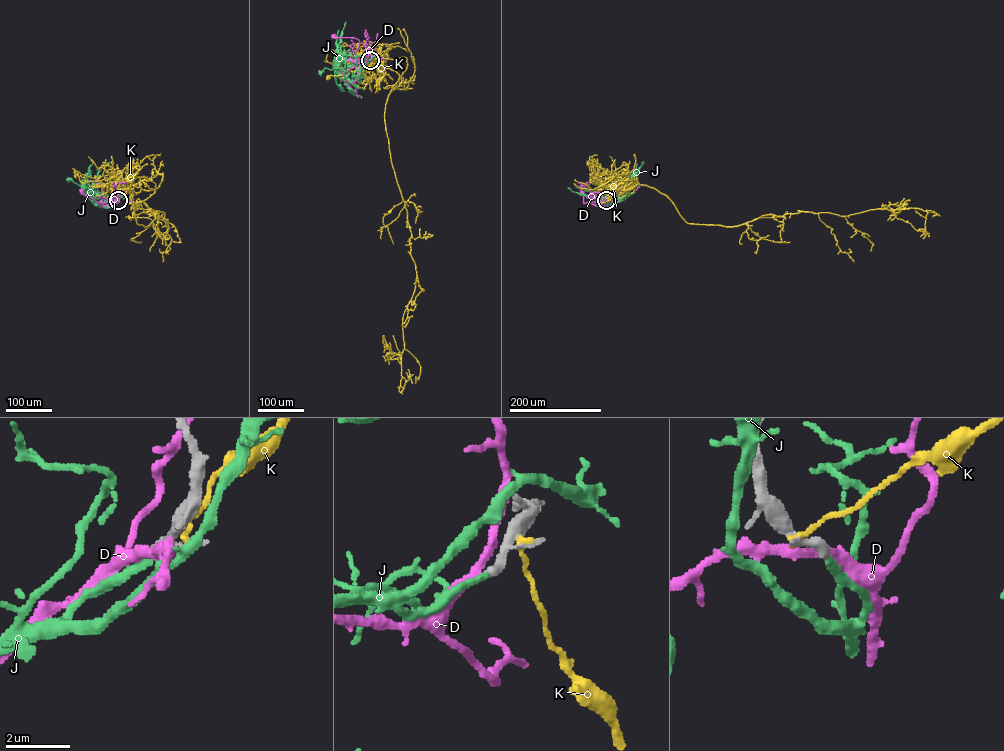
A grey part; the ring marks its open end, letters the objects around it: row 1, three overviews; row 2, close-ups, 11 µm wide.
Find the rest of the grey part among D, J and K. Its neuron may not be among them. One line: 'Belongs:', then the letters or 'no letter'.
Belongs: J

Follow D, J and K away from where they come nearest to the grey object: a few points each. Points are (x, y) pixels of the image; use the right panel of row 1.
D: (606, 200), (608, 202), (611, 198), (594, 198), (583, 203), (581, 191)
J: (606, 200), (608, 205), (603, 198), (614, 193), (614, 181), (618, 179)
K: (605, 199), (616, 186), (612, 182), (617, 183), (621, 192), (623, 172)

